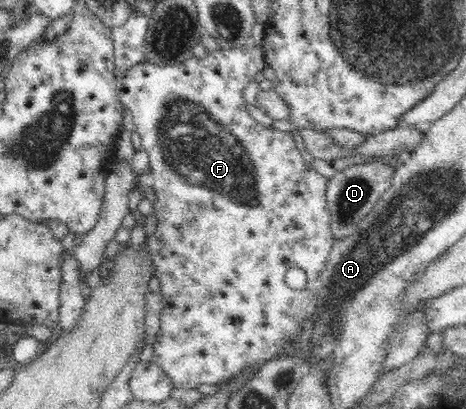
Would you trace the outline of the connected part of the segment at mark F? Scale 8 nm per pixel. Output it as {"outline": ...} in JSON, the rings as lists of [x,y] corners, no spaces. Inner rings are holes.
{"outline":[[[249,44],[248,46],[240,46],[232,50],[219,49],[218,51],[208,52],[208,54],[203,58],[193,56],[183,65],[160,66],[144,60],[129,67],[127,73],[122,75],[118,80],[119,99],[121,100],[123,106],[128,108],[128,110],[130,110],[130,114],[132,114],[132,122],[134,123],[135,131],[140,135],[142,148],[149,154],[149,173],[152,173],[152,176],[154,177],[153,192],[156,195],[156,200],[155,203],[153,203],[153,216],[157,218],[157,229],[146,239],[145,246],[147,246],[147,250],[149,250],[149,254],[151,255],[151,260],[156,268],[156,274],[160,281],[160,290],[165,305],[161,310],[161,327],[159,332],[156,334],[156,341],[153,344],[153,354],[151,360],[162,368],[162,371],[166,374],[166,376],[168,376],[173,388],[198,389],[198,386],[202,386],[202,384],[218,384],[220,382],[226,382],[228,380],[238,378],[249,367],[262,365],[265,361],[274,358],[274,356],[278,356],[278,354],[282,352],[284,344],[288,344],[290,340],[298,340],[303,332],[303,323],[311,313],[310,302],[314,300],[312,292],[316,290],[316,285],[321,284],[319,274],[324,270],[324,263],[327,261],[328,253],[330,252],[333,242],[335,241],[334,233],[332,233],[330,226],[330,212],[326,209],[326,190],[329,184],[329,179],[324,178],[324,176],[321,176],[316,171],[310,171],[308,164],[304,162],[302,156],[300,155],[300,149],[296,147],[296,142],[292,136],[292,131],[281,131],[280,129],[275,129],[272,126],[263,126],[248,113],[247,102],[243,97],[244,88],[246,88],[248,83],[256,79],[256,74],[258,74],[258,72],[262,72],[265,66],[266,61],[264,51],[262,51],[260,47],[254,47]],[[290,268],[302,268],[302,270],[306,272],[307,285],[305,286],[305,289],[296,290],[288,286],[286,281],[284,281],[284,275],[288,272],[288,270],[290,270]]]}

